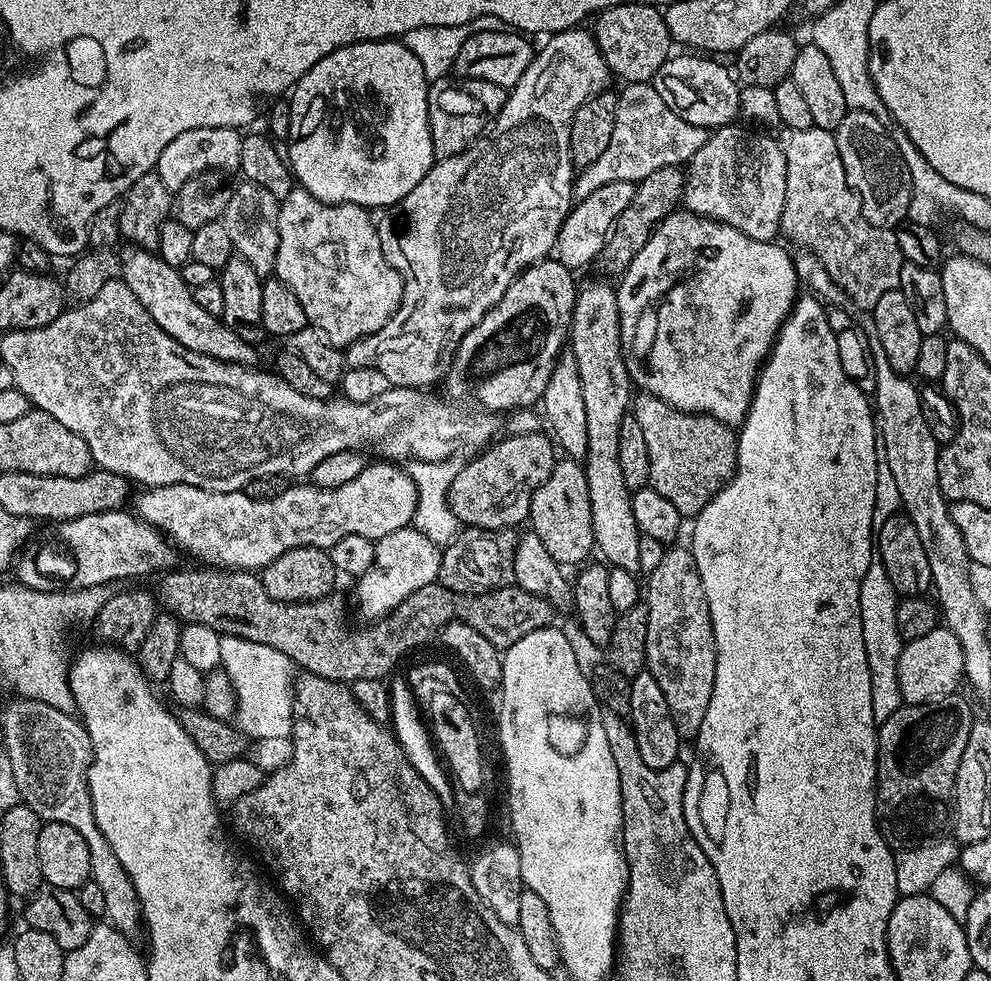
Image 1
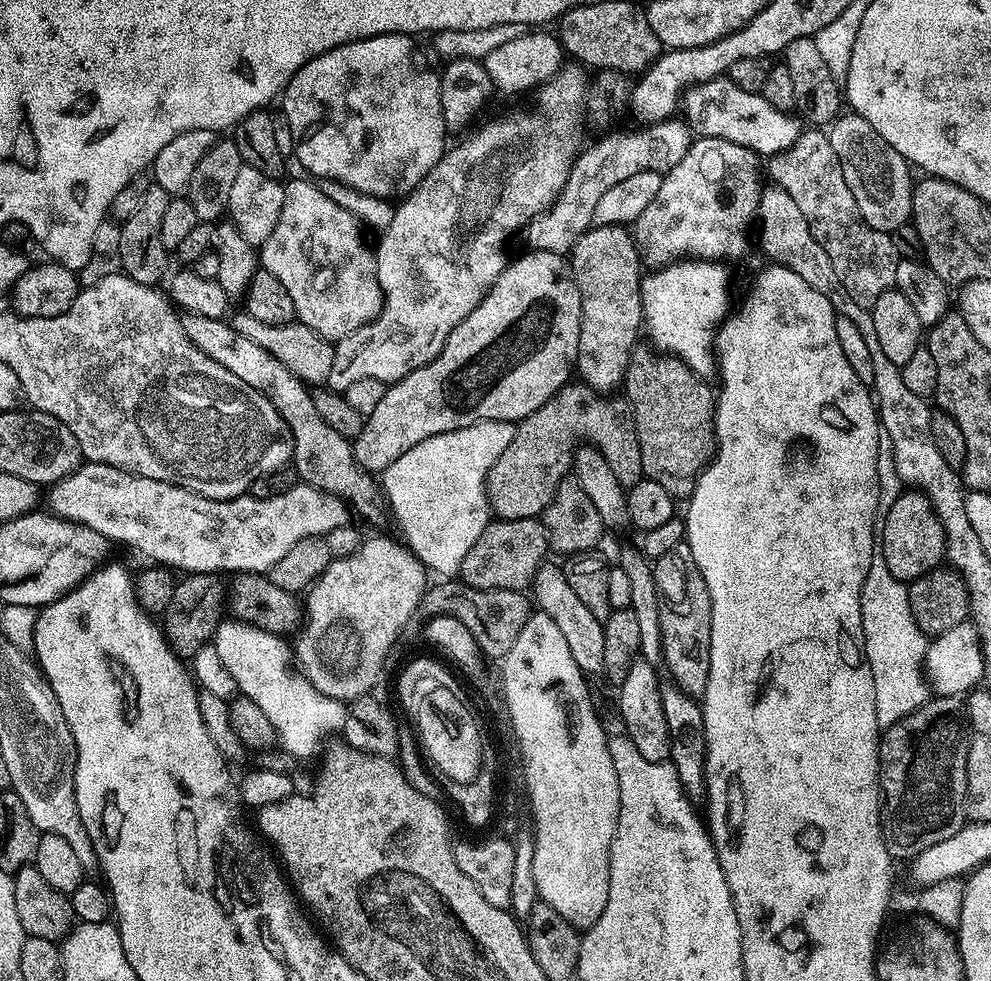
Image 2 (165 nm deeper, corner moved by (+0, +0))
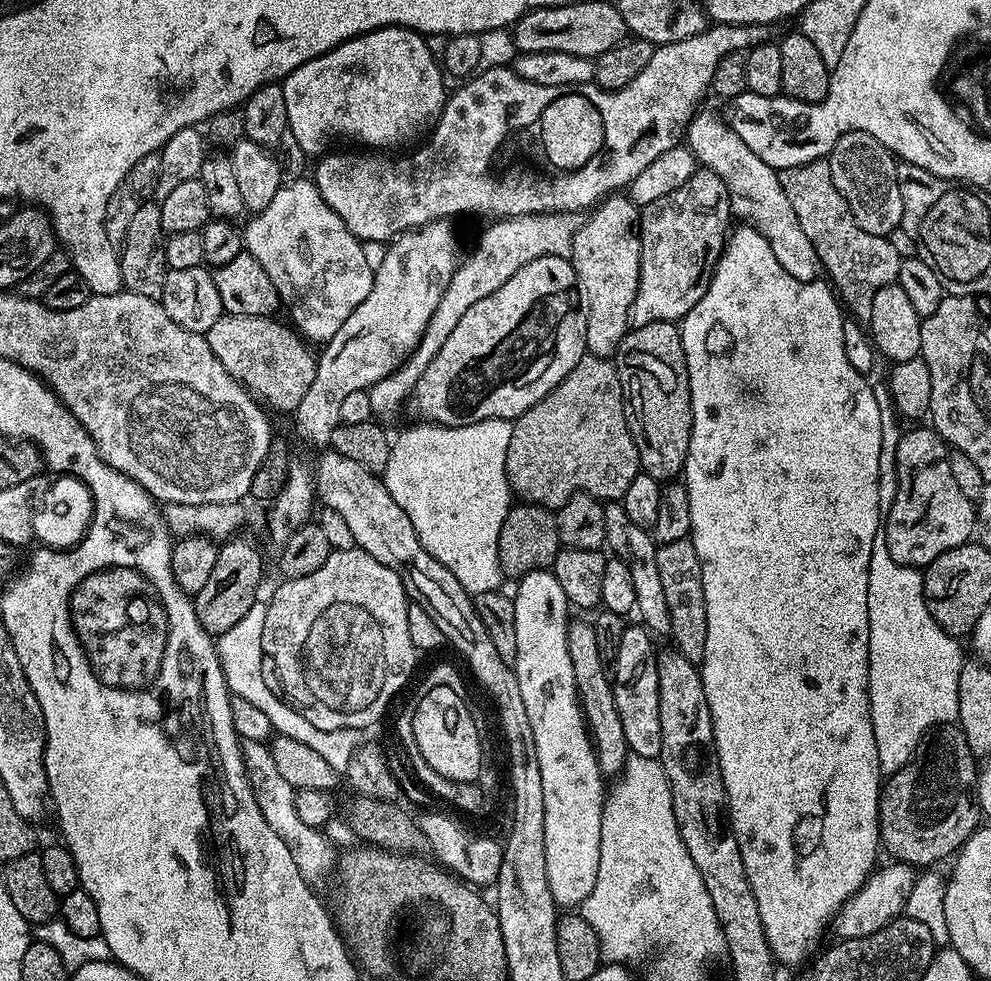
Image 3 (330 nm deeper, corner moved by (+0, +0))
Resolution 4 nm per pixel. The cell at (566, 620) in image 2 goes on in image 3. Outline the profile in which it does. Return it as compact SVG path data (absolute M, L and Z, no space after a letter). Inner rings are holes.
M584 620L578 621L577 624L576 621L569 623L568 649L570 666L574 666L576 694L580 698L580 710L584 713L584 722L588 725L596 749L596 761L605 777L615 777L623 772L624 763L627 762L630 753L626 734L622 730L622 718L618 718L618 710L614 706L614 690L609 673L606 671L606 661L600 653L596 629L589 621L588 624Z

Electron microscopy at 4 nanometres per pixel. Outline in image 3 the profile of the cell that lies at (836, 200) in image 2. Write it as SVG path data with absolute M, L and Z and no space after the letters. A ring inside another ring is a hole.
M827 159L781 168L779 173L782 190L786 190L786 198L790 198L790 206L794 206L794 214L798 214L806 238L810 238L814 246L819 267L828 271L827 279L834 285L843 307L849 313L852 311L857 321L868 321L870 306L874 306L874 294L878 294L882 286L896 283L901 261L898 250L894 250L888 237L862 230L847 198L840 193L838 186L834 186Z

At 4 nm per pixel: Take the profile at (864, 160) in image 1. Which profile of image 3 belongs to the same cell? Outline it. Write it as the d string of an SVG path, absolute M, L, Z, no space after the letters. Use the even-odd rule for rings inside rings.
M847 132L828 153L828 165L834 186L848 200L854 218L875 236L886 236L895 228L901 227L904 218L904 199L898 190L896 173L897 157L891 150L882 146L878 138L865 132Z

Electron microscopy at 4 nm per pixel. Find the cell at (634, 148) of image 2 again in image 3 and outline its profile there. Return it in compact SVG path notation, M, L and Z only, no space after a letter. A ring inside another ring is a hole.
M573 212L503 217L489 223L492 225L485 230L472 254L457 265L442 298L439 299L428 323L432 327L432 336L428 336L424 331L419 343L413 348L415 352L420 352L420 356L410 352L406 359L416 360L416 364L428 366L442 348L444 341L440 340L440 336L444 336L444 332L451 333L470 306L474 306L482 298L489 297L499 286L505 285L530 261L544 256L569 259L572 255L573 235L581 223L581 217Z

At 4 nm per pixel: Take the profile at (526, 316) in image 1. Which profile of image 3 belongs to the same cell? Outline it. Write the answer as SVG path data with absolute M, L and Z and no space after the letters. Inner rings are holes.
M554 256L538 257L522 266L505 285L499 286L498 290L495 290L489 297L482 298L474 306L470 306L466 314L463 314L461 321L451 331L450 338L446 338L446 342L443 342L437 356L426 366L426 370L418 378L410 397L410 404L416 407L416 412L420 415L420 418L434 424L445 424L448 428L466 426L483 420L512 422L523 412L530 410L538 402L542 402L542 398L546 398L546 394L554 391L562 382L562 378L566 378L566 374L570 374L570 370L574 370L574 366L578 366L578 362L584 355L586 355L586 314L584 307L580 305L580 287L578 286L576 272L572 268L572 261ZM479 360L485 360L488 363L488 376L484 376L484 372L480 368L468 368L468 364L476 364Z

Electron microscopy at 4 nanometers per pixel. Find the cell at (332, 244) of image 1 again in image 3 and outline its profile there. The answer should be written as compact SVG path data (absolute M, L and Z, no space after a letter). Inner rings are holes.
M301 178L285 183L274 194L274 198L261 212L251 217L252 221L242 232L242 240L246 250L258 262L262 262L262 270L270 274L270 282L274 282L274 290L278 290L280 303L292 315L291 323L309 341L326 342L342 330L342 322L354 314L354 310L362 302L366 302L366 294L370 294L370 286L374 275L373 265L368 265L368 256L364 253L365 245L342 222L339 214L322 198L311 179Z

